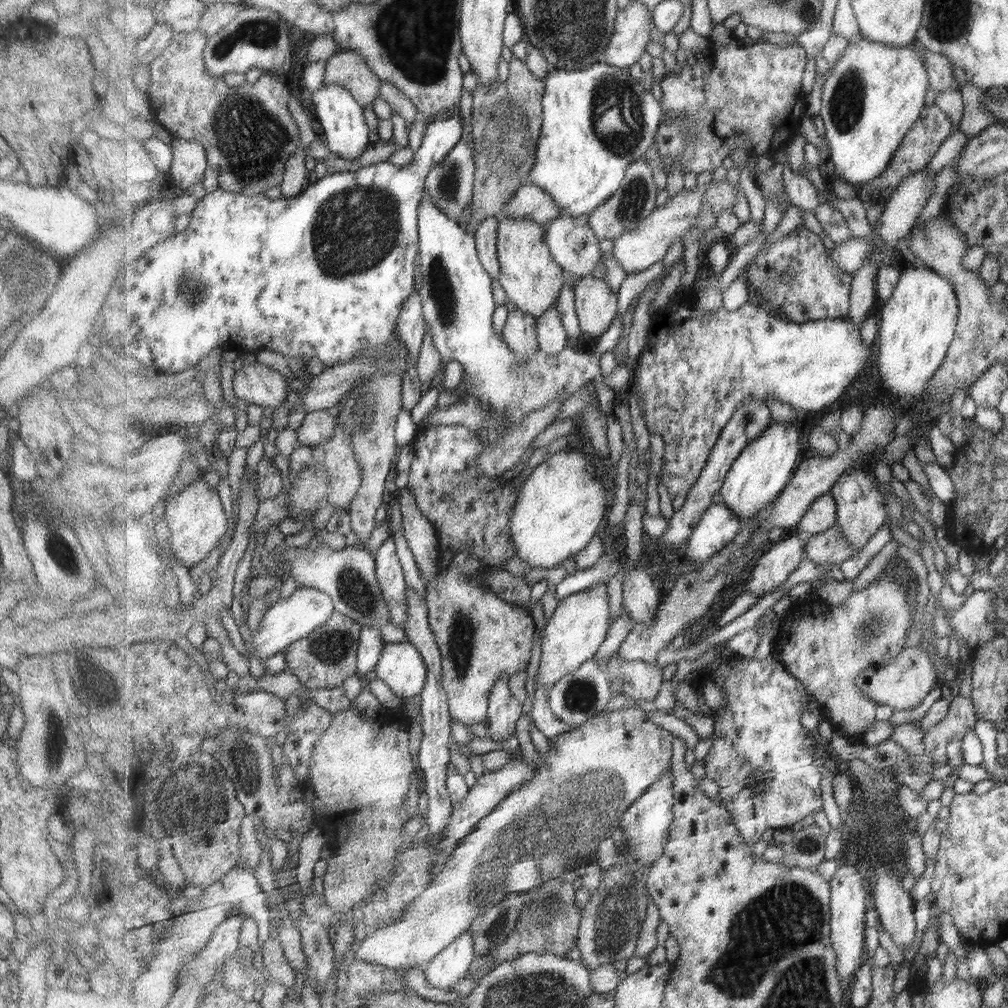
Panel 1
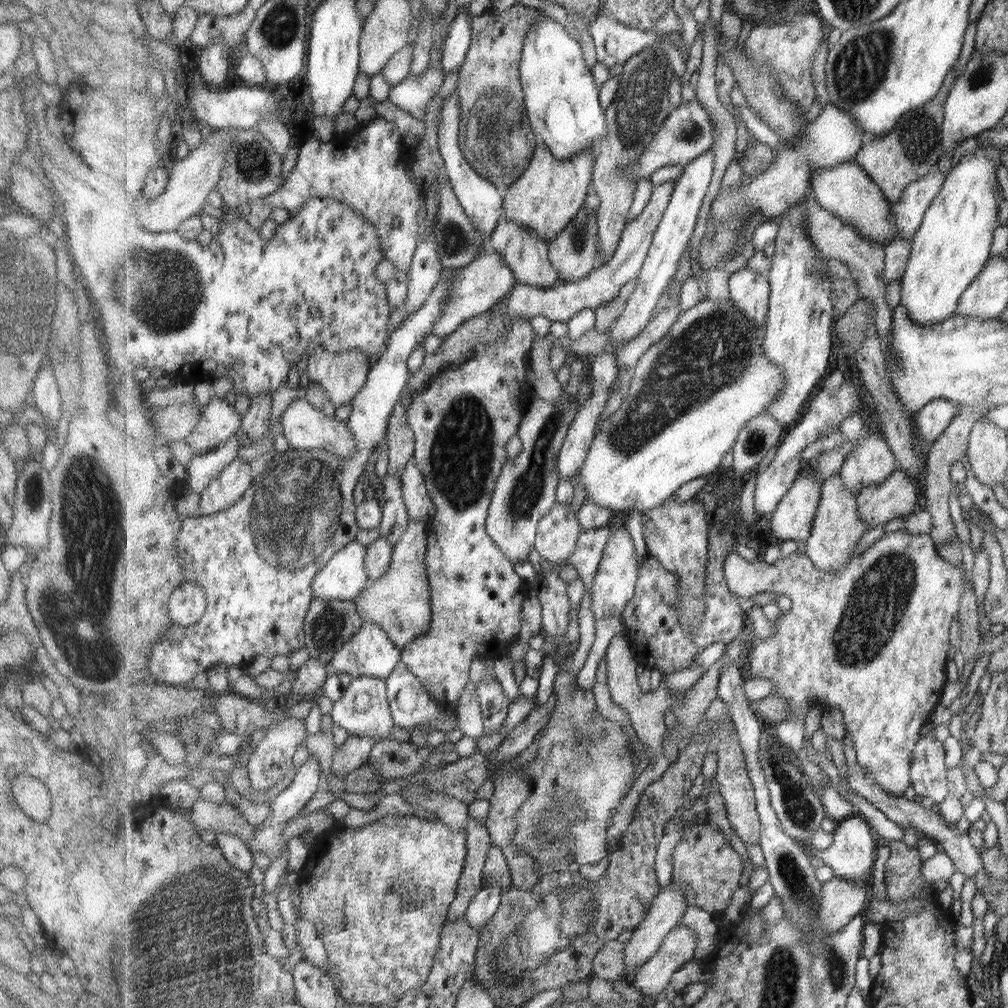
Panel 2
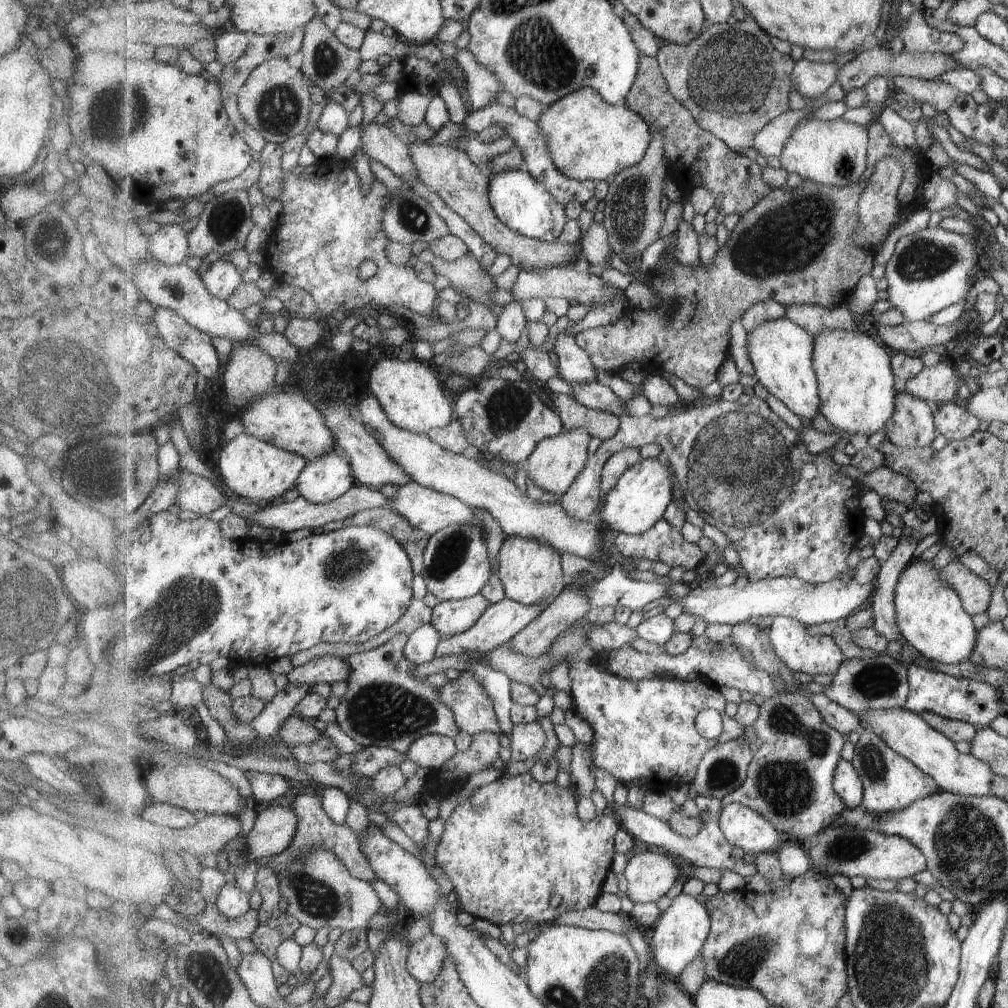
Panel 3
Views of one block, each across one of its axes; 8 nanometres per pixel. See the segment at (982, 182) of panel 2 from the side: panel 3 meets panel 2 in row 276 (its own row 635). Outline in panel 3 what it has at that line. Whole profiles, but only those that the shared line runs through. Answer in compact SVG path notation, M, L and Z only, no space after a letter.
M915 558L901 573L896 591L897 624L904 640L915 647L923 658L954 665L966 661L974 652L978 643L978 629L973 624L971 614L966 611L962 597L943 576L943 569L937 568L934 562Z

